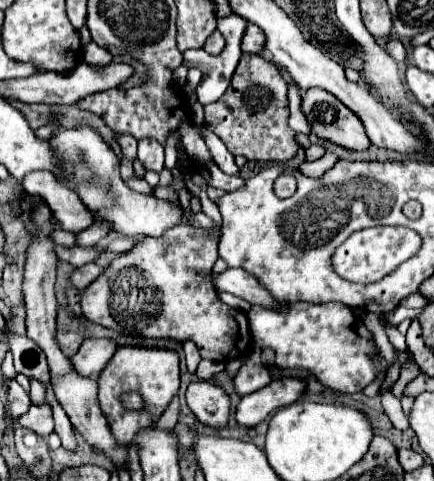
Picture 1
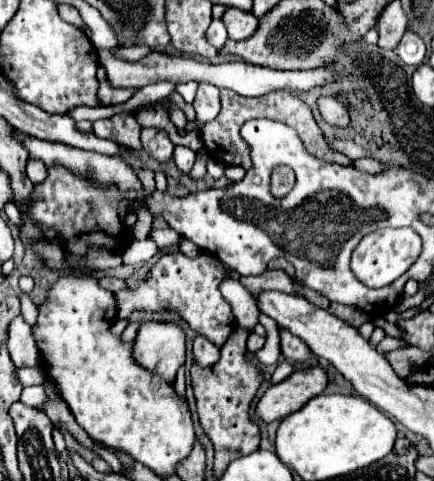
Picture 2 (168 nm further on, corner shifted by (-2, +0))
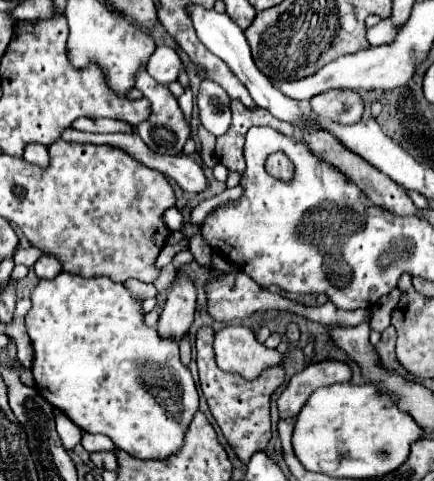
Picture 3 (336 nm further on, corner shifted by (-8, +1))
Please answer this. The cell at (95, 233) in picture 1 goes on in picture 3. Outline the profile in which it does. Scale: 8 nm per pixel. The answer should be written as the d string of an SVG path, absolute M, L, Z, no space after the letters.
M169 208L163 215L163 220L171 230L181 231L184 226L184 219L177 208Z

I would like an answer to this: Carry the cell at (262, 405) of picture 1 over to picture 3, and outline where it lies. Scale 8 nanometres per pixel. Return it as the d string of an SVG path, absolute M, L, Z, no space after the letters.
M320 361L320 363L310 363L304 367L300 373L296 373L282 395L278 397L278 411L280 419L294 419L308 397L318 389L334 383L344 383L350 381L350 367L342 361Z

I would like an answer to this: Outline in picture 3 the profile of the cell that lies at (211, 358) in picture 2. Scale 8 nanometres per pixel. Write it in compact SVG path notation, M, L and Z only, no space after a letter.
M224 327L218 331L214 335L214 353L216 363L224 371L242 373L244 379L254 379L262 369L282 363L282 355L258 343L246 327Z

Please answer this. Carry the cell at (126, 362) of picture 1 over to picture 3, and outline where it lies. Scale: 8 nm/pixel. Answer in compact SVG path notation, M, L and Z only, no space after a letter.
M178 275L164 305L164 311L158 319L158 333L162 335L162 339L180 341L182 337L186 337L194 321L194 309L196 309L196 289L190 279Z

